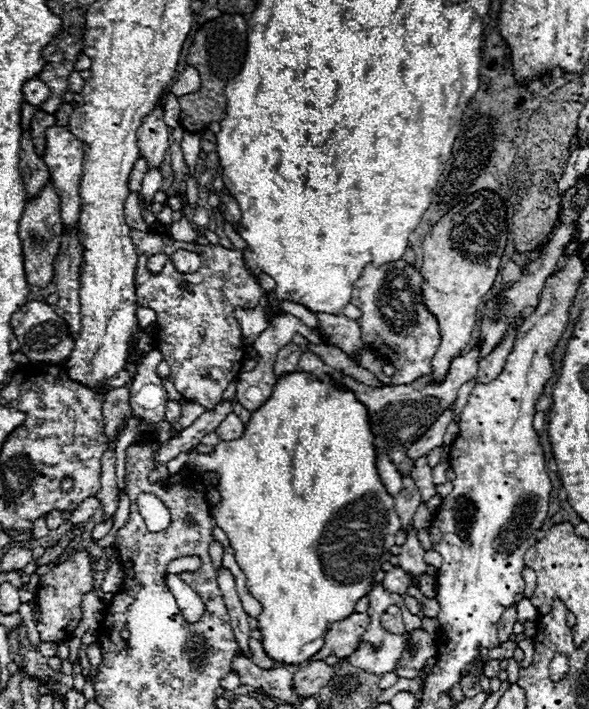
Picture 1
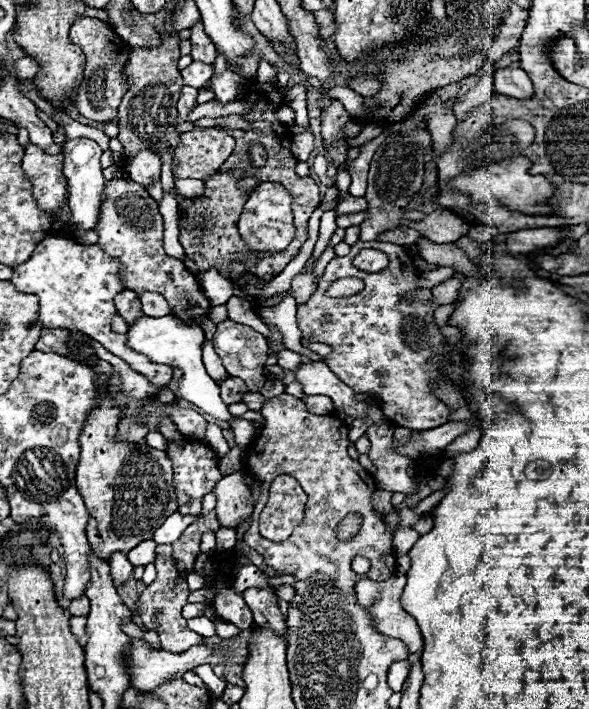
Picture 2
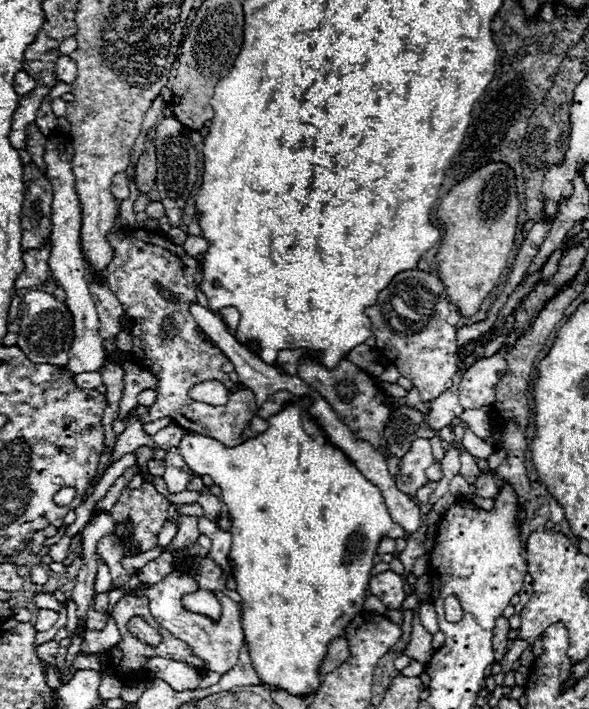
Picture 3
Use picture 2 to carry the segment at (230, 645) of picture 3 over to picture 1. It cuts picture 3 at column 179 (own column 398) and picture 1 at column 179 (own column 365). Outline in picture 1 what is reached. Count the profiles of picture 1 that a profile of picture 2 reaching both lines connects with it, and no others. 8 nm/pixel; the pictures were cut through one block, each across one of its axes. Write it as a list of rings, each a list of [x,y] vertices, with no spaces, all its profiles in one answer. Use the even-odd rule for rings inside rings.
[[[168,574],[166,586],[176,596],[176,602],[180,606],[184,618],[190,622],[196,622],[202,616],[204,606],[202,606],[202,600],[198,596],[194,596],[194,590],[190,586],[186,586],[176,574]]]

